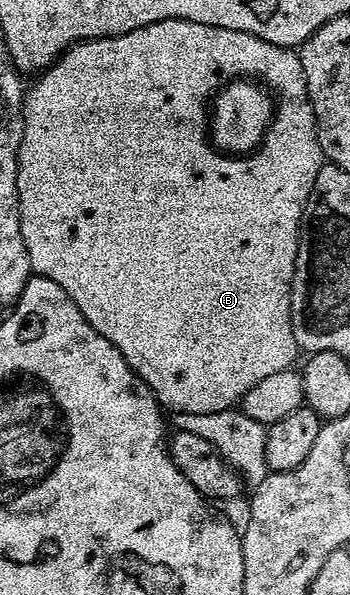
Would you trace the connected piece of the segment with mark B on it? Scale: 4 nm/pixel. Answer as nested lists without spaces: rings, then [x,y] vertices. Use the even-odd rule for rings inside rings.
[[[169,18],[168,20],[160,20],[156,24],[148,24],[144,28],[136,28],[132,32],[124,32],[120,36],[88,38],[75,42],[67,50],[63,50],[60,57],[35,78],[38,79],[31,86],[29,83],[22,100],[24,132],[18,149],[18,189],[21,193],[22,232],[31,271],[43,274],[48,280],[55,280],[56,284],[60,284],[60,288],[64,288],[64,292],[68,292],[72,296],[76,308],[80,308],[85,313],[88,324],[92,324],[96,328],[96,332],[100,332],[100,336],[104,336],[104,340],[117,345],[120,356],[126,357],[126,362],[129,366],[134,367],[142,381],[156,384],[159,403],[167,411],[218,414],[225,410],[233,410],[241,403],[243,396],[251,388],[260,384],[260,380],[265,380],[267,376],[273,376],[275,372],[291,369],[295,365],[294,361],[300,357],[296,336],[292,332],[292,316],[290,315],[290,293],[292,292],[292,280],[296,268],[298,236],[302,229],[302,216],[306,213],[306,201],[310,198],[316,180],[316,172],[320,172],[320,168],[324,165],[324,155],[318,139],[318,125],[314,119],[314,109],[308,96],[306,77],[304,76],[304,68],[298,59],[298,50],[289,46],[268,44],[268,40],[260,40],[260,36],[252,36],[248,32],[240,32],[232,28],[216,28],[212,24],[196,24],[192,20]],[[230,74],[262,74],[262,78],[270,78],[270,82],[274,82],[274,86],[278,86],[278,90],[282,90],[282,118],[278,118],[278,126],[274,126],[274,134],[270,134],[270,141],[265,144],[263,150],[253,154],[247,161],[219,157],[217,154],[211,153],[206,142],[201,140],[204,123],[199,108],[200,102],[205,100],[206,96],[210,94],[210,90],[214,90],[214,86],[218,86],[218,82],[222,82],[222,78],[230,78]]]

